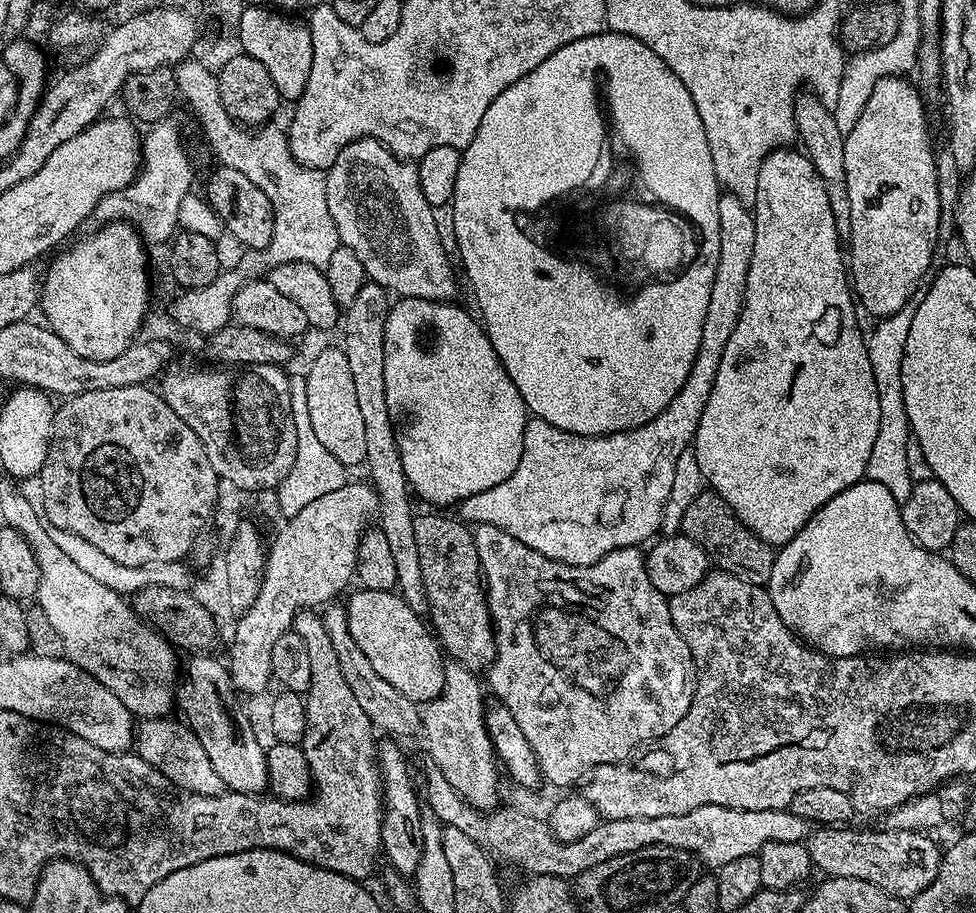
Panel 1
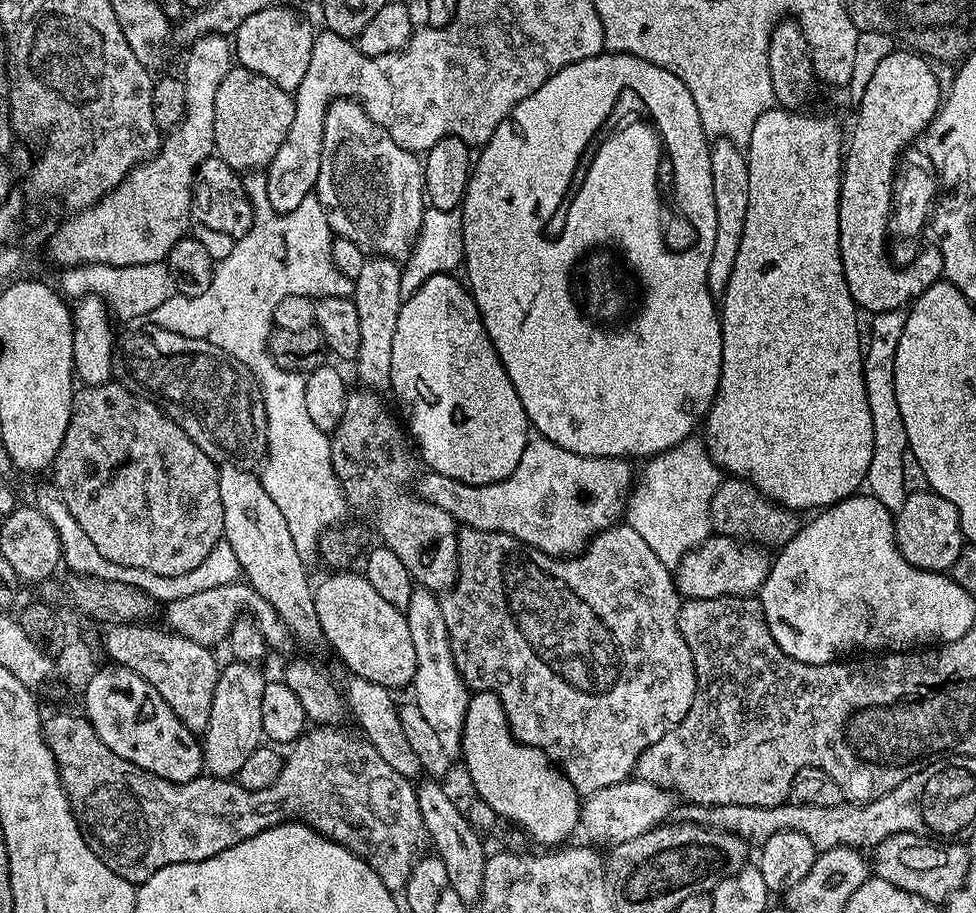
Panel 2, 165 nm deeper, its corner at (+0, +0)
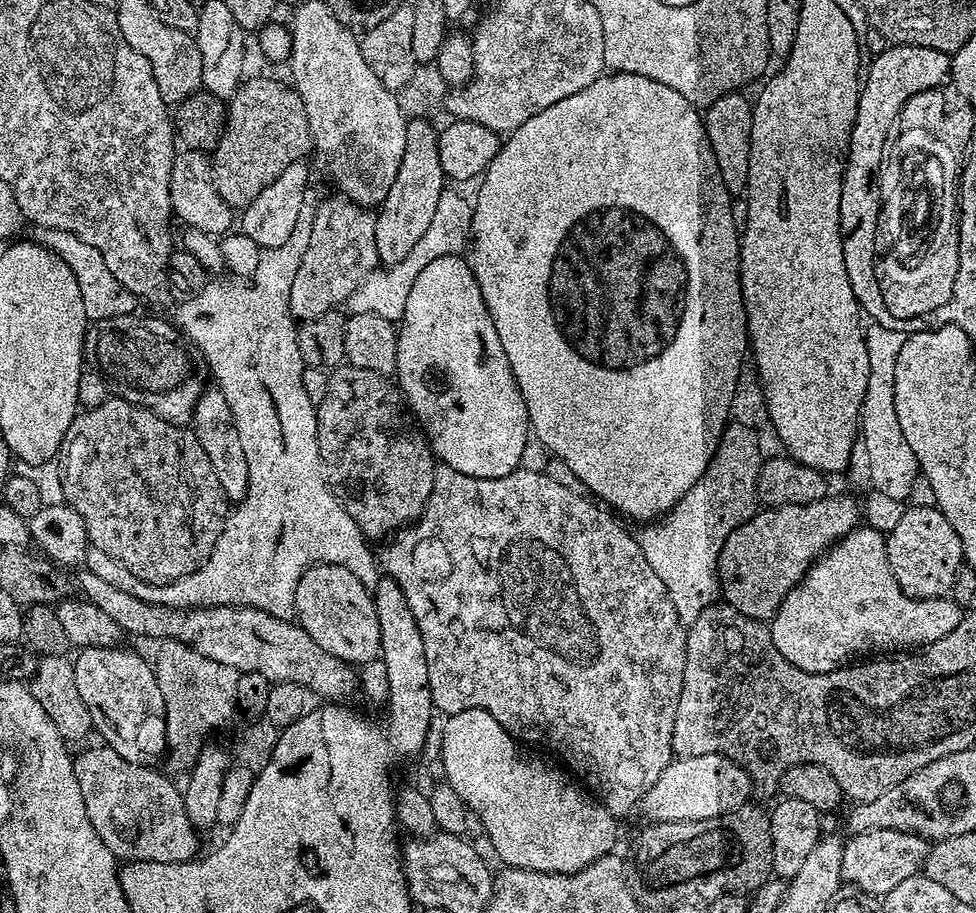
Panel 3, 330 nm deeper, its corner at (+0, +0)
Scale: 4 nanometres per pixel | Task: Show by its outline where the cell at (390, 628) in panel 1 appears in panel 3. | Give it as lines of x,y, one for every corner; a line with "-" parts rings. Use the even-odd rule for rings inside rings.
315,564
302,574
296,591
295,619
301,628
334,658
342,658
347,664
363,666
377,659
382,652
382,616
372,601
369,585
353,569
344,564

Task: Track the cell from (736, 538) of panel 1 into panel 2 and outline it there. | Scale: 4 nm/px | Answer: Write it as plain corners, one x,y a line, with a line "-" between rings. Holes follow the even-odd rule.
739,478
721,479
714,502
710,504
712,526
719,535
758,544
769,550
783,548
790,538
794,538
794,534
798,534
802,520
796,516
799,515
793,509
775,504
748,480

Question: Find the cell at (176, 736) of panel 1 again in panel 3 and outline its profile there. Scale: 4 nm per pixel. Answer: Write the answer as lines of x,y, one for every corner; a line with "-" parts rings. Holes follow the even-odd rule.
125,646
115,648
82,648
75,653
72,660
74,683
78,686
78,694
82,702
86,702
86,710
90,710
90,718
95,735
100,735
105,745
114,749
126,762
134,762
145,766
155,765
160,755
169,751
166,722
164,721
164,699
162,690
158,690
156,673
153,665
148,664
136,652

